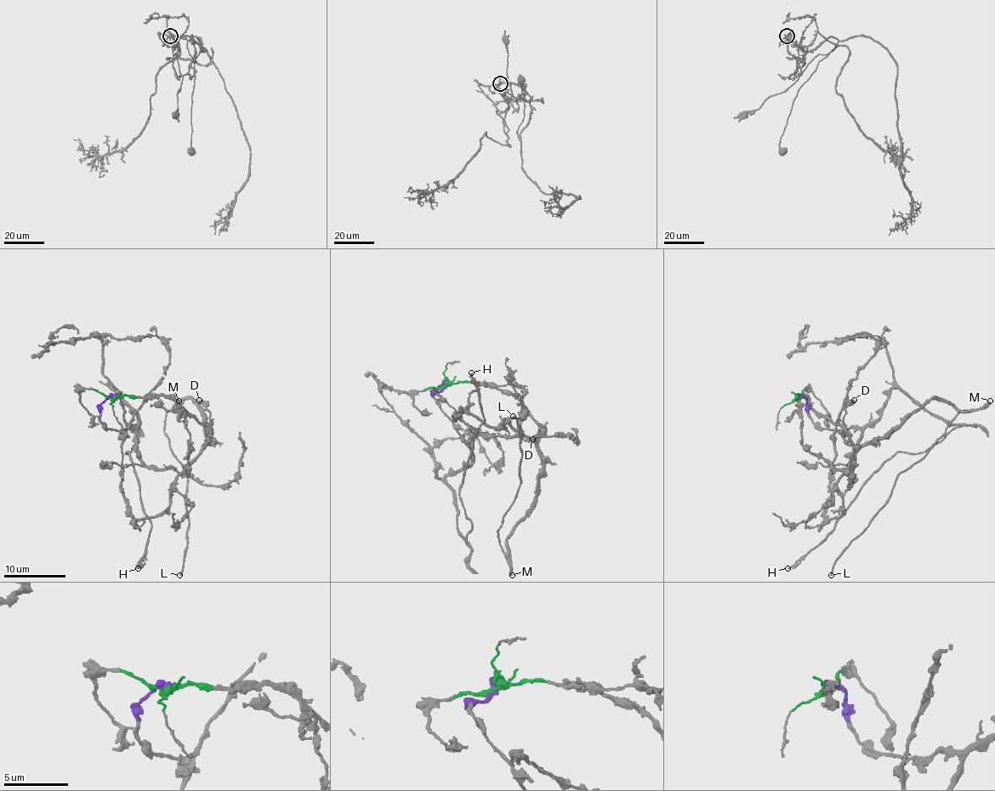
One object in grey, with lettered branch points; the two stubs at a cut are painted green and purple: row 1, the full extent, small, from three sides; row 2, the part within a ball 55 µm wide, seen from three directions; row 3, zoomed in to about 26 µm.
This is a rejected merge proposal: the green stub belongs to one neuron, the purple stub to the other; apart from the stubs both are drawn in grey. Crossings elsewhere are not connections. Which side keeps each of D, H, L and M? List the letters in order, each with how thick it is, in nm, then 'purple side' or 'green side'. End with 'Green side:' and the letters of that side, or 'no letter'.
D: calibre 400 nm; green side
H: calibre 240 nm; purple side
L: calibre 220 nm; green side
M: calibre 420 nm; green side
Green side: D, L, M

